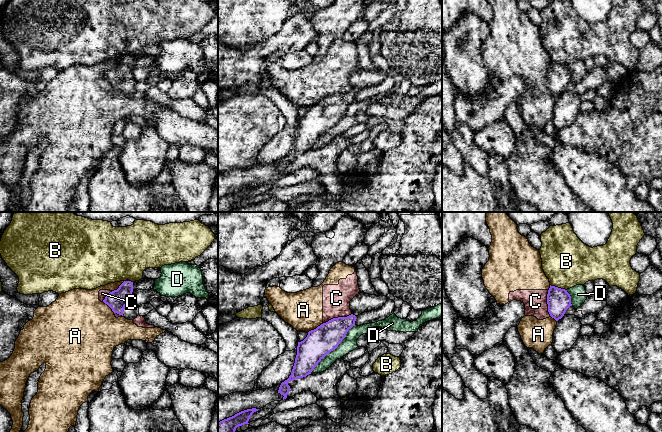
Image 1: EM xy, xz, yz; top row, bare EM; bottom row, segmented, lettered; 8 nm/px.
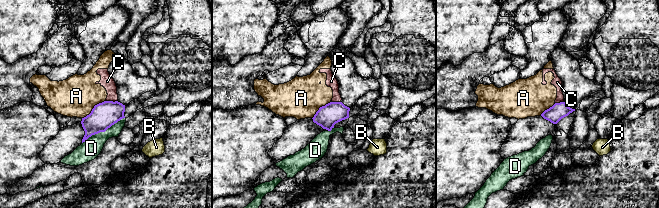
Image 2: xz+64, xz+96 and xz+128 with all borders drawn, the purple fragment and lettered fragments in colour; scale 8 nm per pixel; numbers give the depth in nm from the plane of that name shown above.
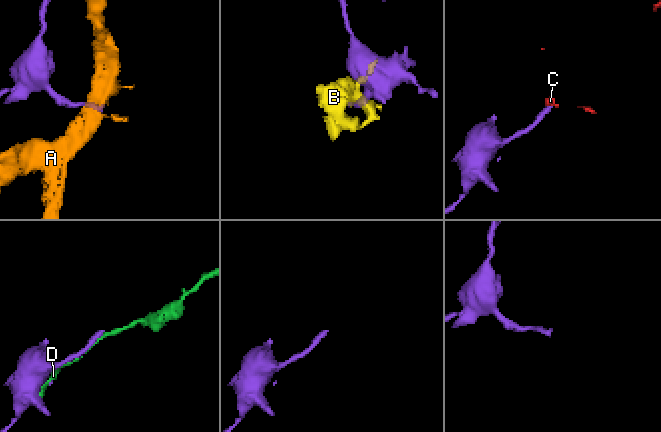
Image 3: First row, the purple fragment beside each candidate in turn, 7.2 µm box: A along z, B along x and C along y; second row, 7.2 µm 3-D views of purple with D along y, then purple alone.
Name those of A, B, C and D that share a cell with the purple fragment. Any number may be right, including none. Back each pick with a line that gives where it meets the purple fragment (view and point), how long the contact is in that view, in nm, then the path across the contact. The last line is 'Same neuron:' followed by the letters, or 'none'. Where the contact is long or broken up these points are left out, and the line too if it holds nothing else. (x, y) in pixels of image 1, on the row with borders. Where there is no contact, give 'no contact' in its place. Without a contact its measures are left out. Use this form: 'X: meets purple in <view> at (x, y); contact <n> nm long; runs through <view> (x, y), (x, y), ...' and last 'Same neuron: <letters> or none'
Same neuron: none

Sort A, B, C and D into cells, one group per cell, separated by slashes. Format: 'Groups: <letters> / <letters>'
Groups: A C / B / D

